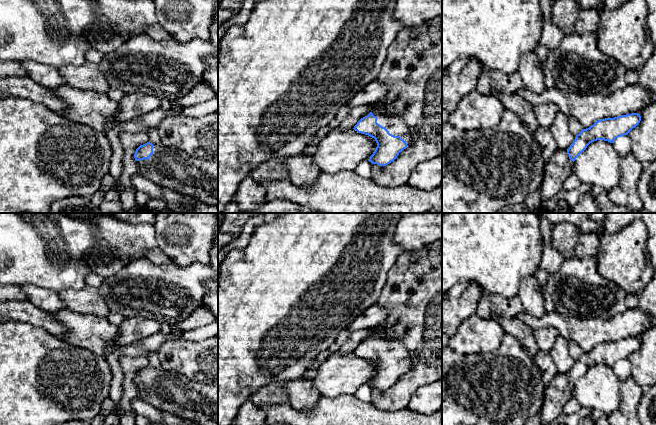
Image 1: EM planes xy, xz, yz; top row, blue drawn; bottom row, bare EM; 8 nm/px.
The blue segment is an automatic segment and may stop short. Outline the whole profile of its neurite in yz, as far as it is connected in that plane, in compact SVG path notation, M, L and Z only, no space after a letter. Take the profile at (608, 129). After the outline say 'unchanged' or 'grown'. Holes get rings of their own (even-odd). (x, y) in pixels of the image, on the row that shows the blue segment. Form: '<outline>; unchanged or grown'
M631 113L601 119L589 128L582 129L566 151L558 149L547 161L544 179L539 190L541 200L549 200L562 190L564 181L574 173L573 162L590 143L597 140L613 143L616 138L628 135L640 121L640 114Z; grown

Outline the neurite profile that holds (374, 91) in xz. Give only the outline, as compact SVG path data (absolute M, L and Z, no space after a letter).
M377 80L368 83L361 91L347 102L350 108L355 108L360 105L371 105L377 101L384 99L388 92L388 86Z

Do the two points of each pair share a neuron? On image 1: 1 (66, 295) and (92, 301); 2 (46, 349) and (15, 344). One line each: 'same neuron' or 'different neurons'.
1: same neuron
2: same neuron

